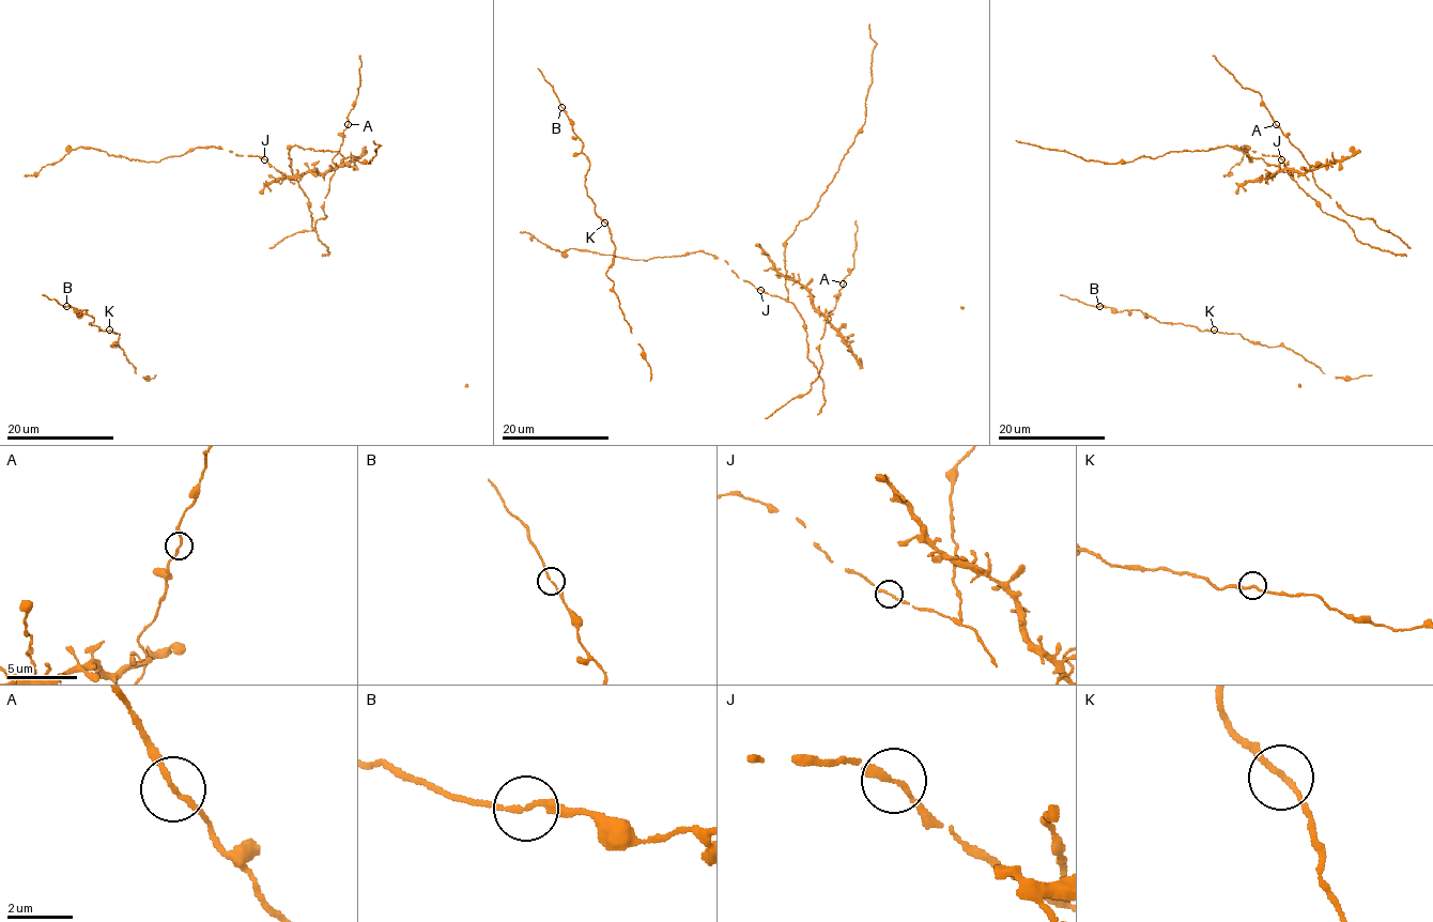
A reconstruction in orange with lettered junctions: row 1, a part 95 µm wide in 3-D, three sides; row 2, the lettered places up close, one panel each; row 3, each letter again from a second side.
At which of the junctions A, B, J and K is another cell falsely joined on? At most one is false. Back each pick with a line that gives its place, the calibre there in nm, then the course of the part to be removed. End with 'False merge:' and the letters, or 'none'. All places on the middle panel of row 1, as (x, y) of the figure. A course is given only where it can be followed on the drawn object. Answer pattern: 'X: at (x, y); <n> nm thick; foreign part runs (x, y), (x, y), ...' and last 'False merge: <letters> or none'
False merge: none

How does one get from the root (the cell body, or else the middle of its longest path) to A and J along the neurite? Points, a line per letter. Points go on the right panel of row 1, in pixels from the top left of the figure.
A: (1248, 149), (1277, 155), (1292, 175), (1282, 171), (1275, 174), (1283, 170), (1299, 172), (1312, 170), (1276, 124)
J: (1248, 149), (1281, 159)

